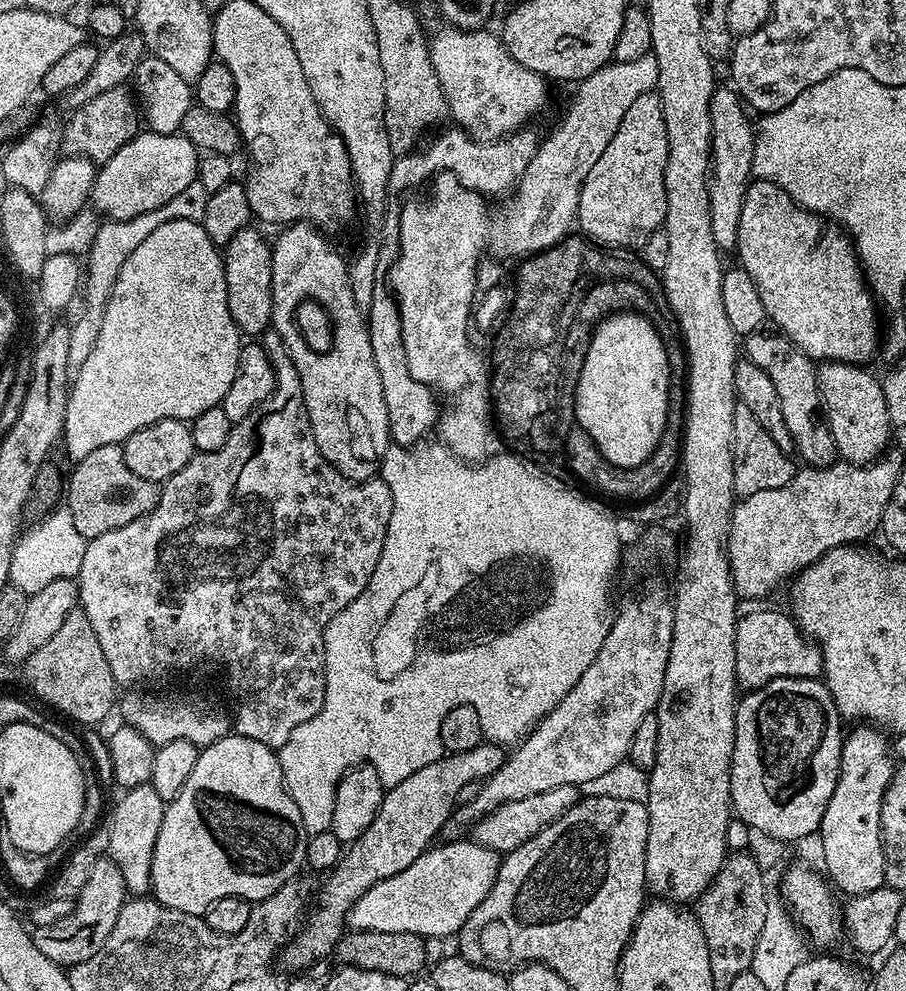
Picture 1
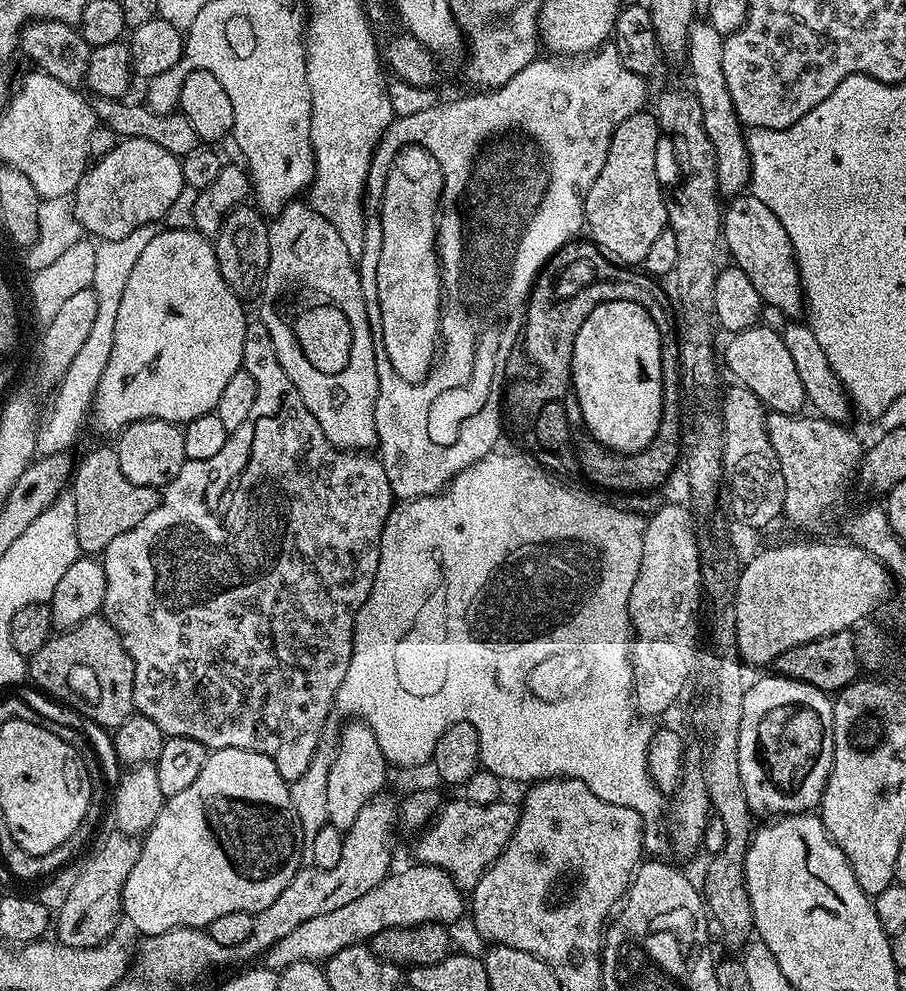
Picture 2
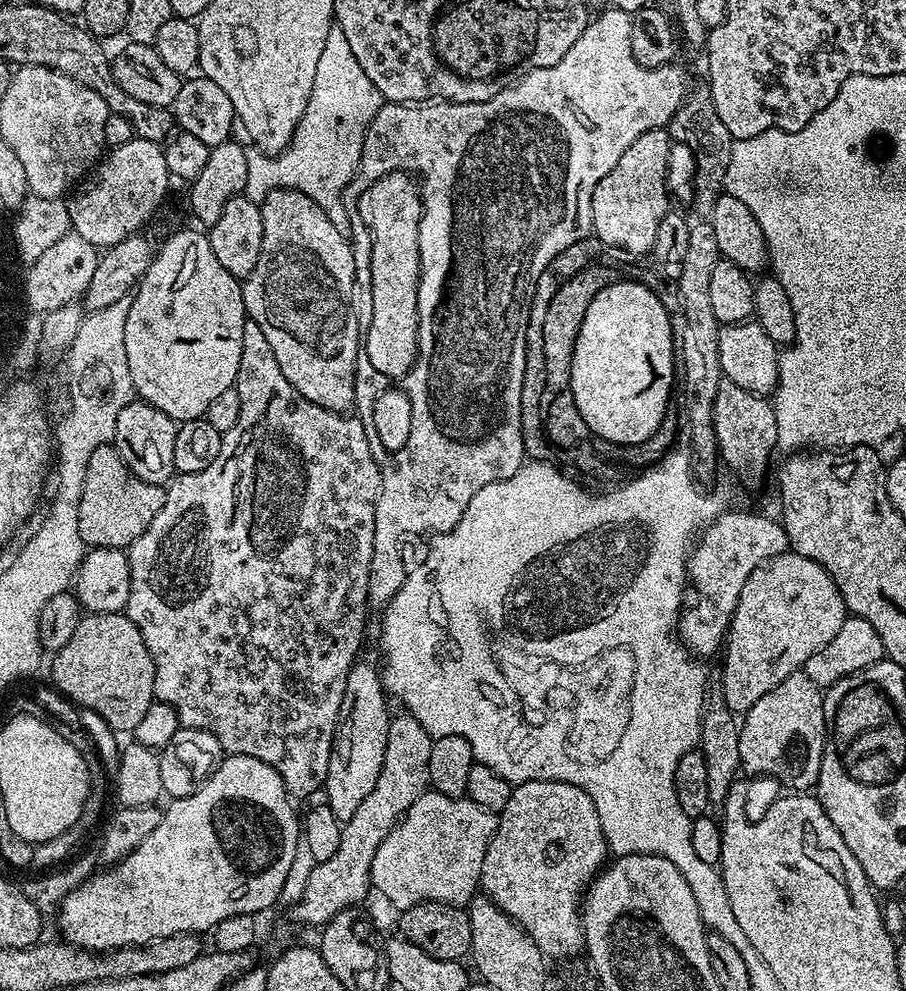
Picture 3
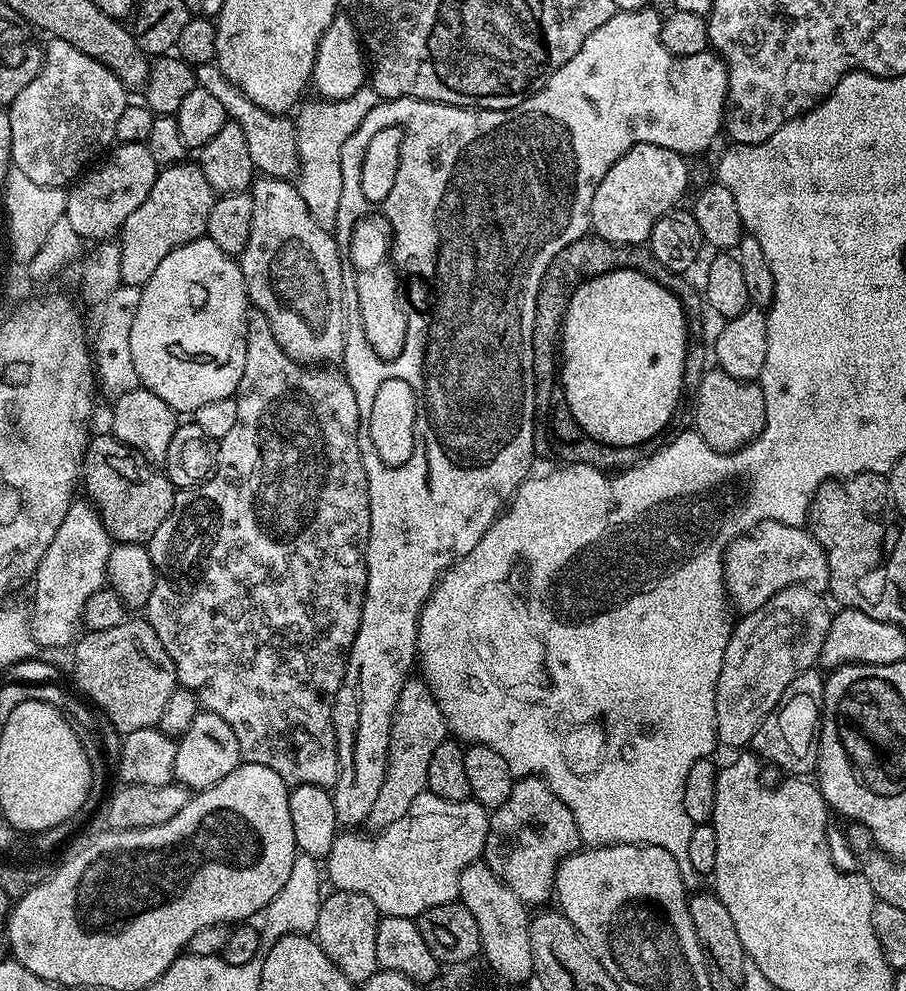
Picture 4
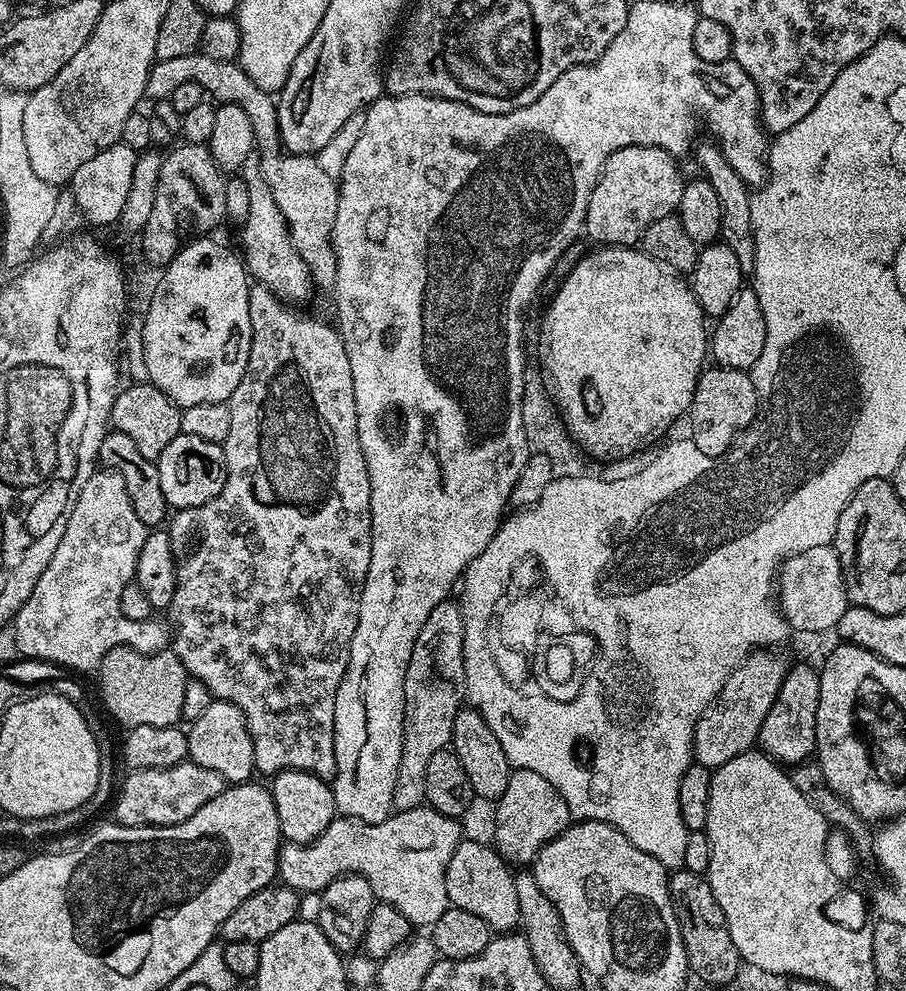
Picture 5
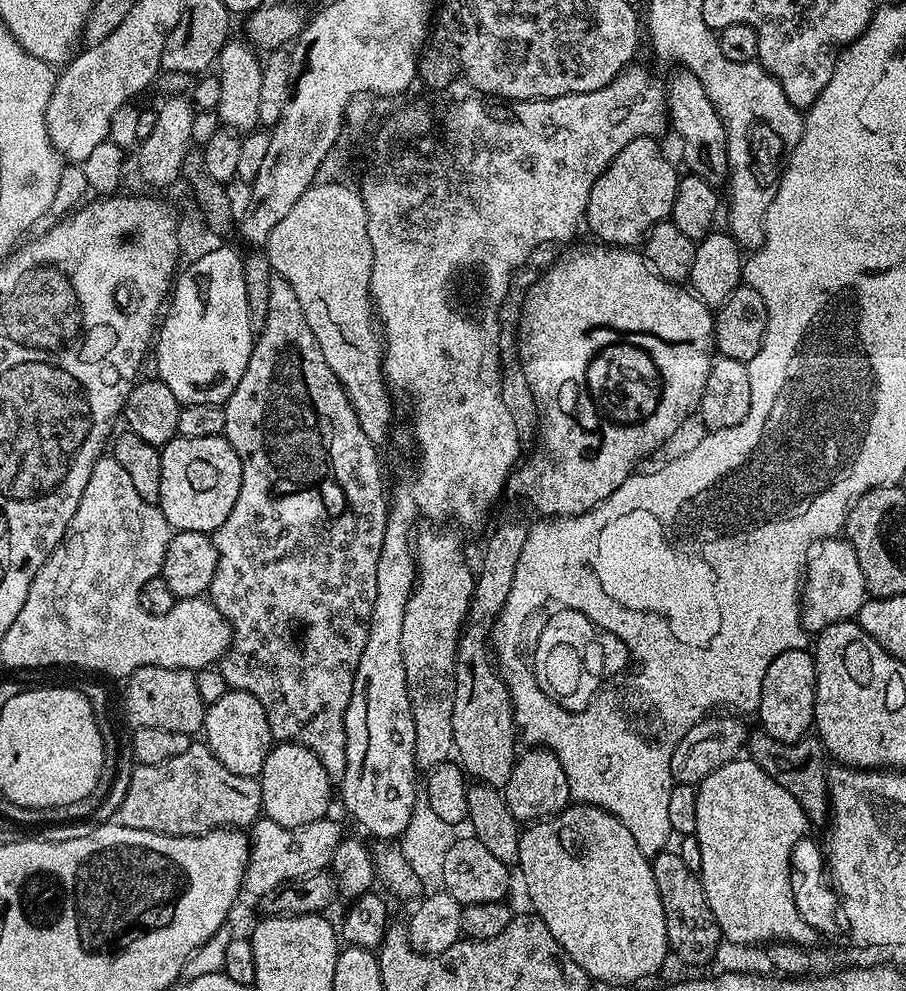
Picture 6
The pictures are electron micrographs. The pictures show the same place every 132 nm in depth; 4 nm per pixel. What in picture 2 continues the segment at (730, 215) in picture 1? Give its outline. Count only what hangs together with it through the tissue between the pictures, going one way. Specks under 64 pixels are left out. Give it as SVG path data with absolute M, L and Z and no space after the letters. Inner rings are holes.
M706 18L693 19L688 31L688 51L686 65L692 75L690 90L702 106L702 120L710 142L714 142L714 154L718 162L719 195L724 198L735 198L749 187L752 179L752 163L748 157L748 138L745 125L741 124L734 110L734 98L730 98L730 88L726 86L726 74L722 74L722 46L724 36L714 30Z

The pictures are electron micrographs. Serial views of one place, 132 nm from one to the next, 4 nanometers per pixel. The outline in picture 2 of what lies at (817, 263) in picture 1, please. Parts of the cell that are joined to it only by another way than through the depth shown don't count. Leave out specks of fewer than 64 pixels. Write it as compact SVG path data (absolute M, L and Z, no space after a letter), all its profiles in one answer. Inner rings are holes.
M741 194L727 201L722 212L724 221L724 243L727 255L732 256L731 263L740 268L750 282L754 282L754 290L763 298L769 309L777 308L785 312L788 318L801 315L805 307L804 291L800 285L800 271L794 258L794 250L786 230L782 230L782 222L757 196Z

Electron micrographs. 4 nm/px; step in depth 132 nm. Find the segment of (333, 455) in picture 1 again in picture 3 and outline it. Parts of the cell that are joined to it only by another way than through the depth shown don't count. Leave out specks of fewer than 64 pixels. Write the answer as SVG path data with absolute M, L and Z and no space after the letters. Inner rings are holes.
M275 188L273 192L260 203L262 214L262 254L258 254L258 266L248 276L243 277L244 310L247 319L258 322L262 326L262 334L266 334L266 342L270 342L270 350L274 350L274 358L278 358L278 366L282 374L286 374L286 382L298 390L310 402L322 406L331 412L347 413L356 402L356 363L362 355L362 325L358 315L357 305L352 305L352 295L356 292L356 256L352 253L352 244L349 237L330 222L326 210L314 202L306 194L293 188Z

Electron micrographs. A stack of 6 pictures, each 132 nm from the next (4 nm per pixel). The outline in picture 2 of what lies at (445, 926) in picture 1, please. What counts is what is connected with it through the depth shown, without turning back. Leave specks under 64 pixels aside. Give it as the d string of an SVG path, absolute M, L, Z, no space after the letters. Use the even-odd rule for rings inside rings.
M419 862L413 863L413 865L413 868L404 868L401 872L393 871L382 882L378 882L378 886L374 886L374 890L362 894L362 898L357 898L355 902L350 902L339 910L330 910L330 914L318 914L318 918L310 918L307 922L302 922L302 926L290 930L290 934L286 934L286 938L282 938L282 942L274 942L274 946L264 953L263 967L268 970L283 970L299 960L327 962L334 954L338 954L338 950L346 950L346 946L371 941L374 934L387 928L409 928L415 924L452 926L452 923L463 912L464 915L466 912L465 897L464 900L460 897L463 896L461 888L456 885L449 872Z

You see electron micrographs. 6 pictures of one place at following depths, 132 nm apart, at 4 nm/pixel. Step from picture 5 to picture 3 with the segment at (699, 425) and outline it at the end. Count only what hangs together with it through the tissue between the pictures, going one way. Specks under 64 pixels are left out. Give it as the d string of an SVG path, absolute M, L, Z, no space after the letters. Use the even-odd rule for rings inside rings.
M721 379L718 394L714 398L712 425L723 467L725 464L746 487L762 487L768 463L772 460L772 451L777 451L780 439L775 407L765 397L750 394L750 390L742 390L742 386L734 386L734 382Z

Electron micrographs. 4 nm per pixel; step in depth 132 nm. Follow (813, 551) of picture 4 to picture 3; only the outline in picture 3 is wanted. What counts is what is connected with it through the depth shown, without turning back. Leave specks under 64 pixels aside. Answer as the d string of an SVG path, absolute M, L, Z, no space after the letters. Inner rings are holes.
M728 512L716 517L716 520L704 529L698 543L688 557L688 579L690 588L696 591L696 601L689 603L680 613L678 635L685 648L697 657L712 656L721 651L726 643L728 627L732 625L732 615L738 606L742 588L750 574L761 564L768 563L773 556L780 556L789 551L788 536L779 519L771 520L768 516L759 516L756 512Z

